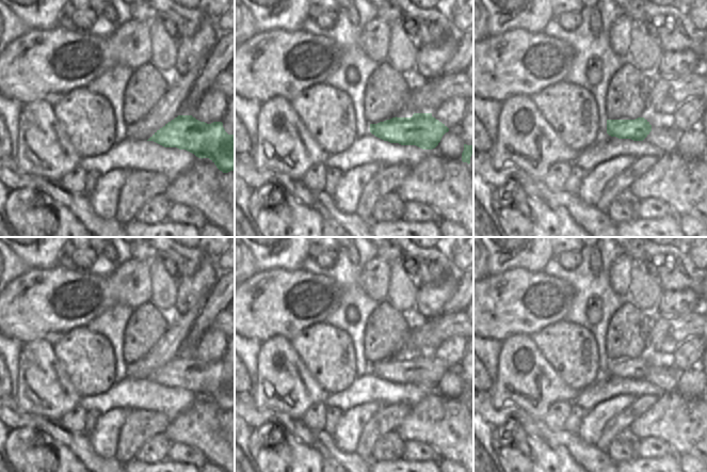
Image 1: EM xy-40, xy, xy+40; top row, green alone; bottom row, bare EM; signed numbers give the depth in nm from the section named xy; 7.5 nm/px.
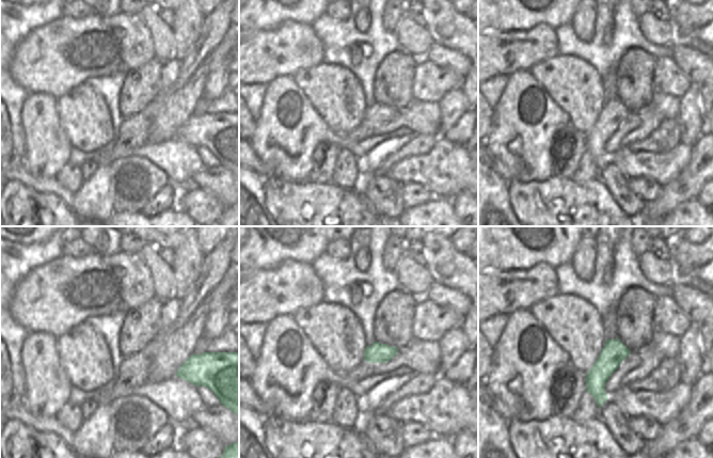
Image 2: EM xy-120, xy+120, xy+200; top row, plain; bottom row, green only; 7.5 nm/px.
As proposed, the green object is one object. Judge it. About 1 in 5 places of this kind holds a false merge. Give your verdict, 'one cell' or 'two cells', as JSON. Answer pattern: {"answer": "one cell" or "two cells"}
{"answer": "one cell"}

